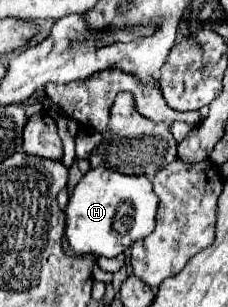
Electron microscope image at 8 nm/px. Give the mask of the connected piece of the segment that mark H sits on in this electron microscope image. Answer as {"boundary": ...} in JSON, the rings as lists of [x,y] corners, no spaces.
{"boundary":[[[105,166],[89,170],[67,204],[67,238],[77,254],[113,258],[155,230],[159,198],[147,176],[127,176]]]}

